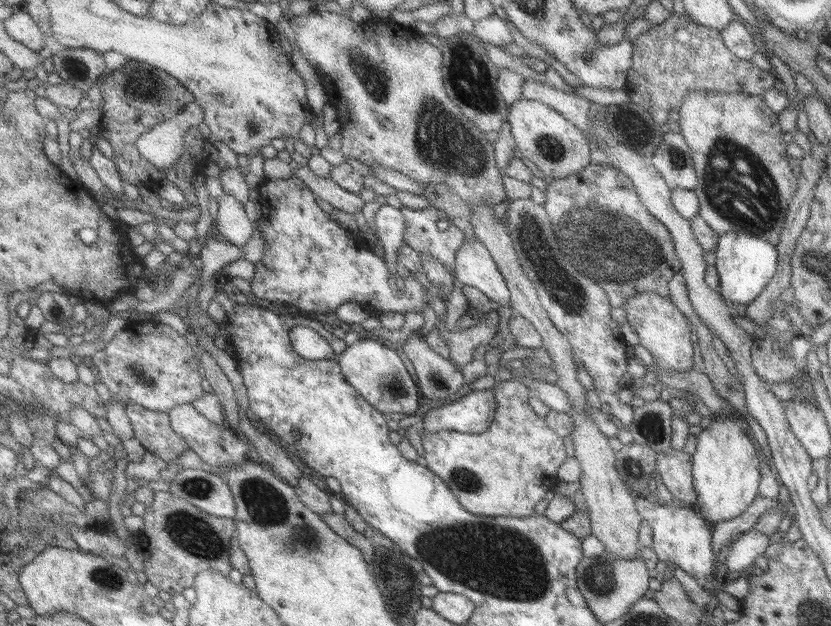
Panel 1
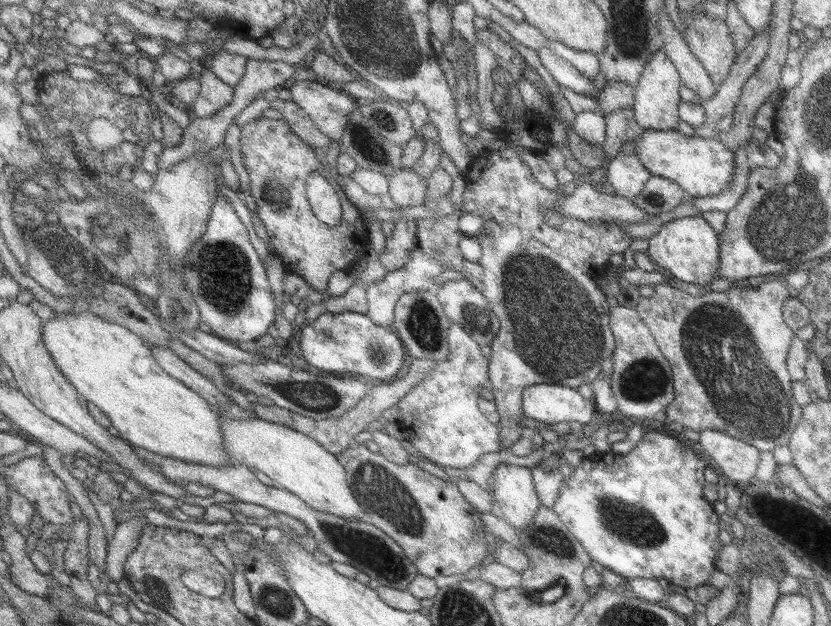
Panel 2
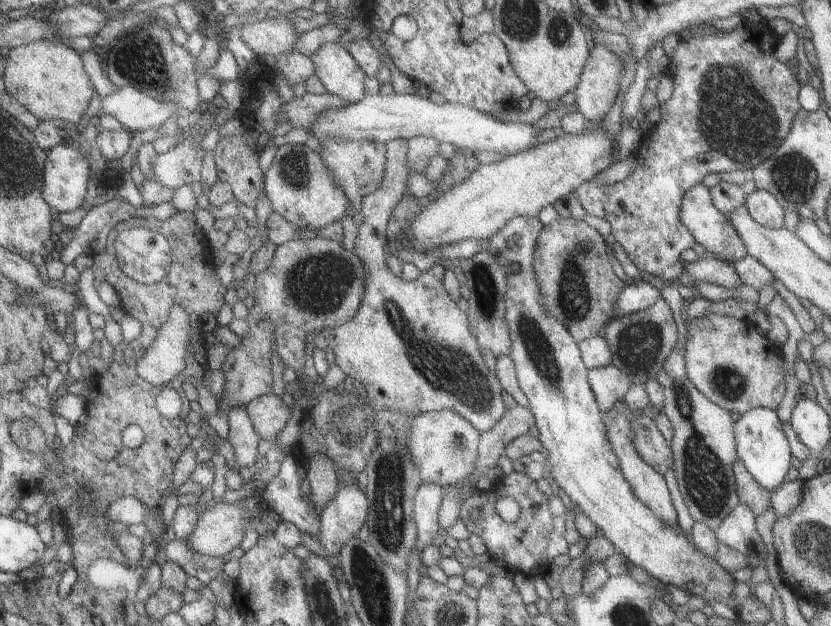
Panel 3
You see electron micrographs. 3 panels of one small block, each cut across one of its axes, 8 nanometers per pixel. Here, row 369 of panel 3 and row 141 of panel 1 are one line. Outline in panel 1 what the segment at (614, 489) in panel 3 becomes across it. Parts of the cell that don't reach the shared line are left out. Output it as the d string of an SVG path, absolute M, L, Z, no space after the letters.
M519 98L508 105L506 120L511 128L516 150L541 170L544 176L552 179L565 178L589 164L590 148L583 132L542 102Z

